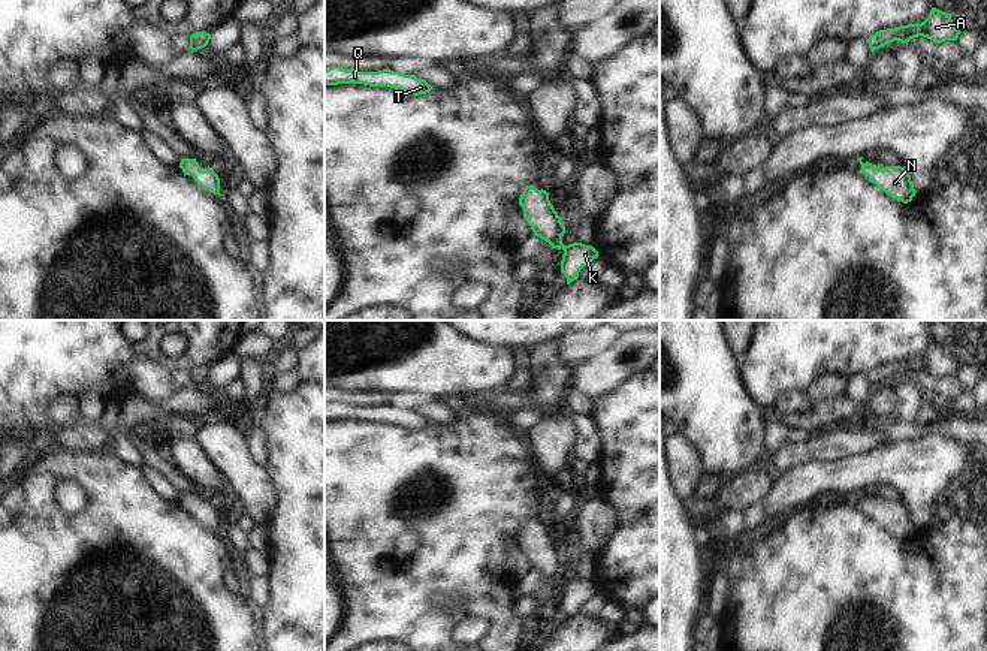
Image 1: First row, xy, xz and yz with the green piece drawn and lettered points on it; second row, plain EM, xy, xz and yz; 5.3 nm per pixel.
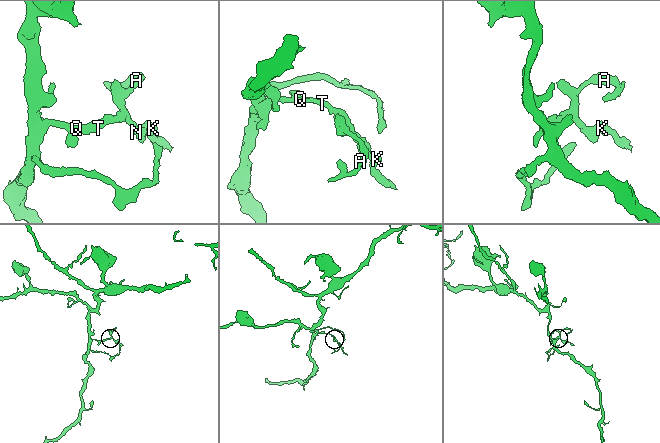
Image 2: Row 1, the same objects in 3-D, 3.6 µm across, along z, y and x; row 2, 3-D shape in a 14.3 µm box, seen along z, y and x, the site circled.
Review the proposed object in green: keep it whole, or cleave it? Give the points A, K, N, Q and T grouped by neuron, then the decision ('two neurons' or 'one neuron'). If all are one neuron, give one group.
A K N Q T | one neuron

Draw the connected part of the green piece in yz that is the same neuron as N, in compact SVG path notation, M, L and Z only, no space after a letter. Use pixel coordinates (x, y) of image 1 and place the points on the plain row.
M863 492L857 494L861 500L861 509L867 510L870 518L876 519L891 533L900 534L903 539L912 536L917 525L914 524L908 504L902 501L887 501L879 504L869 497L863 498L861 494Z

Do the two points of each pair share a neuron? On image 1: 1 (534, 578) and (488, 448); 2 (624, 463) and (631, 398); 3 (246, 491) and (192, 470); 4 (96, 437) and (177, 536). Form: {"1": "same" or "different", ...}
{"1": "different", "2": "same", "3": "different", "4": "different"}

